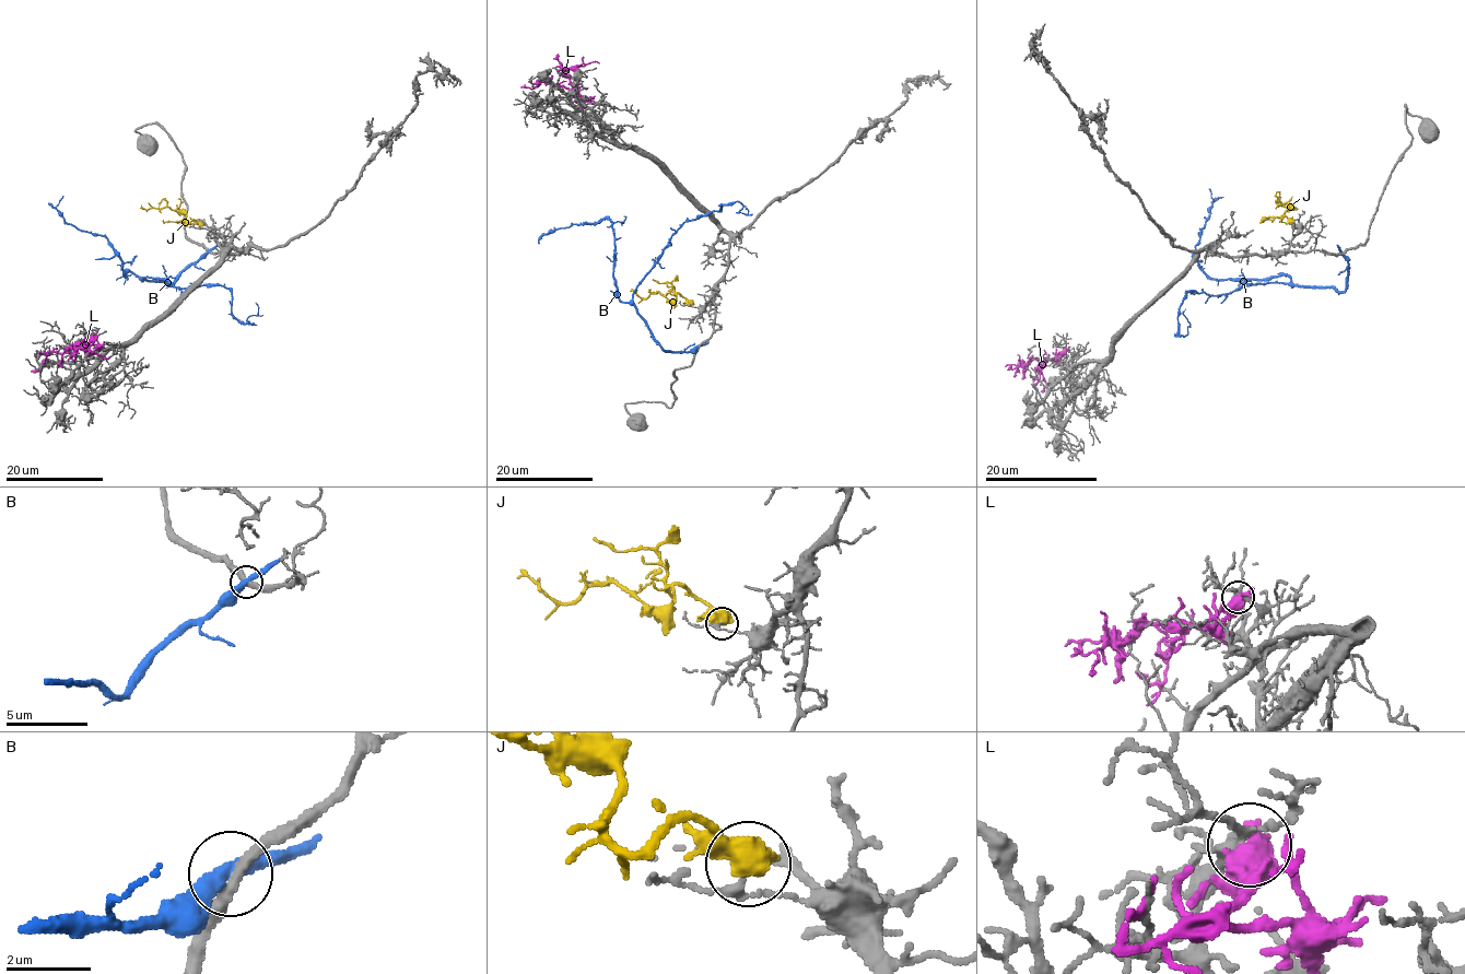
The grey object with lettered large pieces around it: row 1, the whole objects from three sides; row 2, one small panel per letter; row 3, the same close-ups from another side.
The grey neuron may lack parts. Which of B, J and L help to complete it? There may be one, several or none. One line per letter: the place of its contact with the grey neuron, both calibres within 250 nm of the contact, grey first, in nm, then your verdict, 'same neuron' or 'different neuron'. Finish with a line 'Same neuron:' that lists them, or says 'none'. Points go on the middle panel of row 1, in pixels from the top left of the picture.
B: (698, 347) | 300/360 nm | different neuron
J: (690, 304) | 150/500 nm | different neuron
L: (582, 105) | 190/750 nm | different neuron
Same neuron: none

